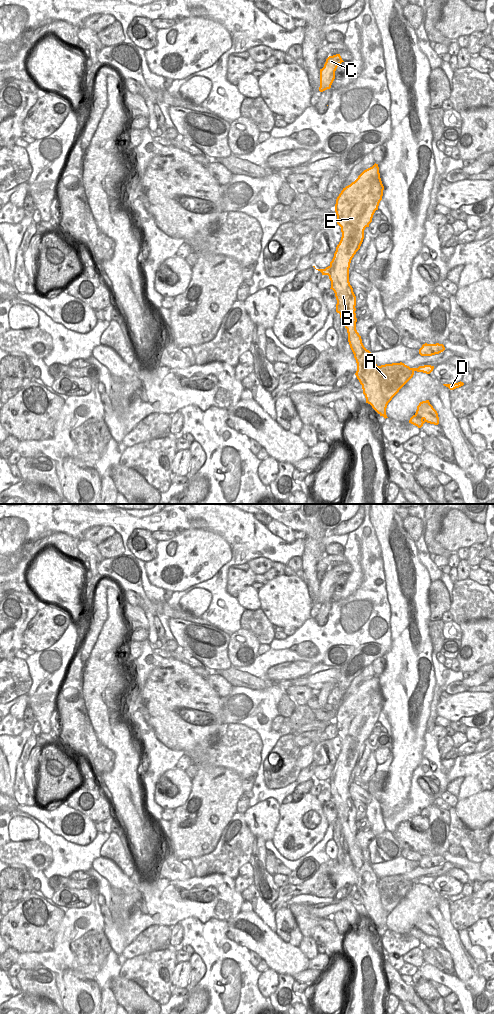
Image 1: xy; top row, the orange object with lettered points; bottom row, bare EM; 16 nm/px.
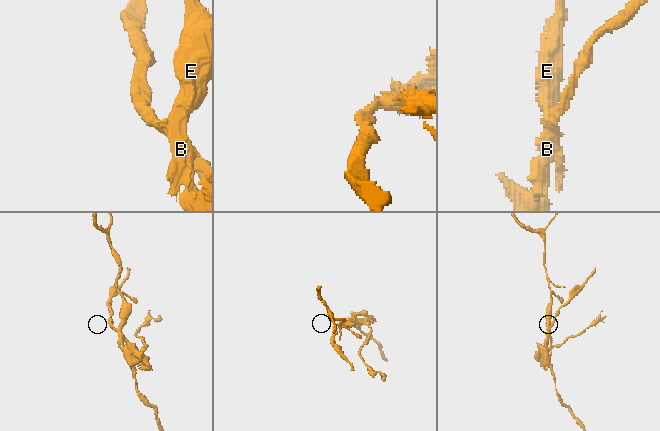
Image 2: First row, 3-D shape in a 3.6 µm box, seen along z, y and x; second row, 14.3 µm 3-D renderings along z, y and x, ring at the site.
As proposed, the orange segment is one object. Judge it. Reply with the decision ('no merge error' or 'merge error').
merge error

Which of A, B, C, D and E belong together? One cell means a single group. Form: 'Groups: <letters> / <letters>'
Groups: A B C E / D

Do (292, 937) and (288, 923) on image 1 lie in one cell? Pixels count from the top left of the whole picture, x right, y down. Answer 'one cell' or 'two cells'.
one cell

